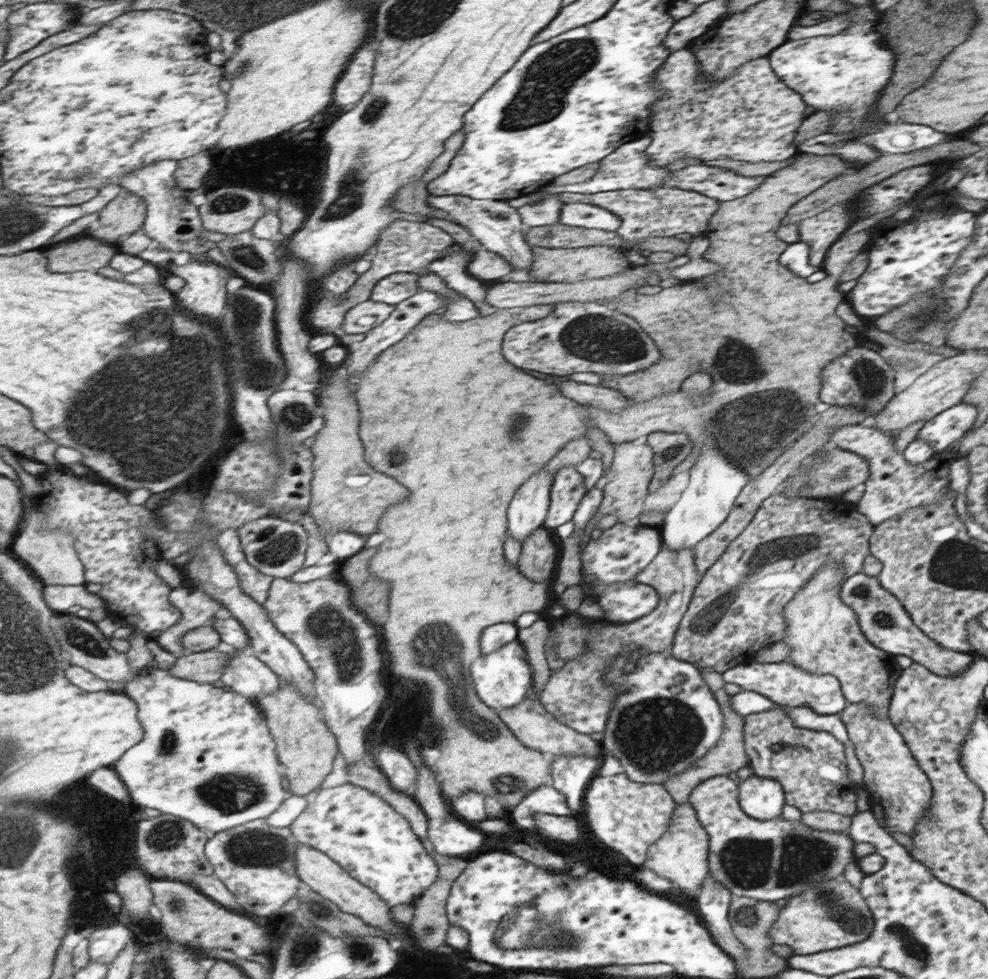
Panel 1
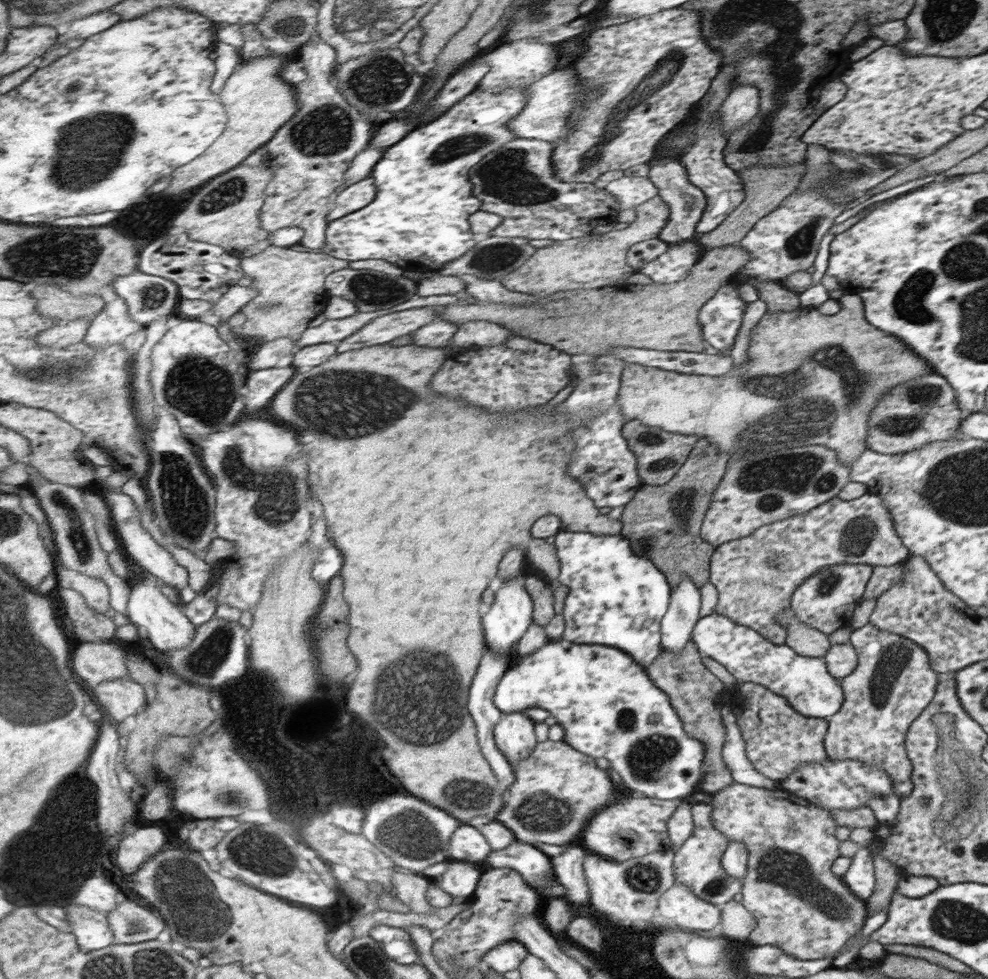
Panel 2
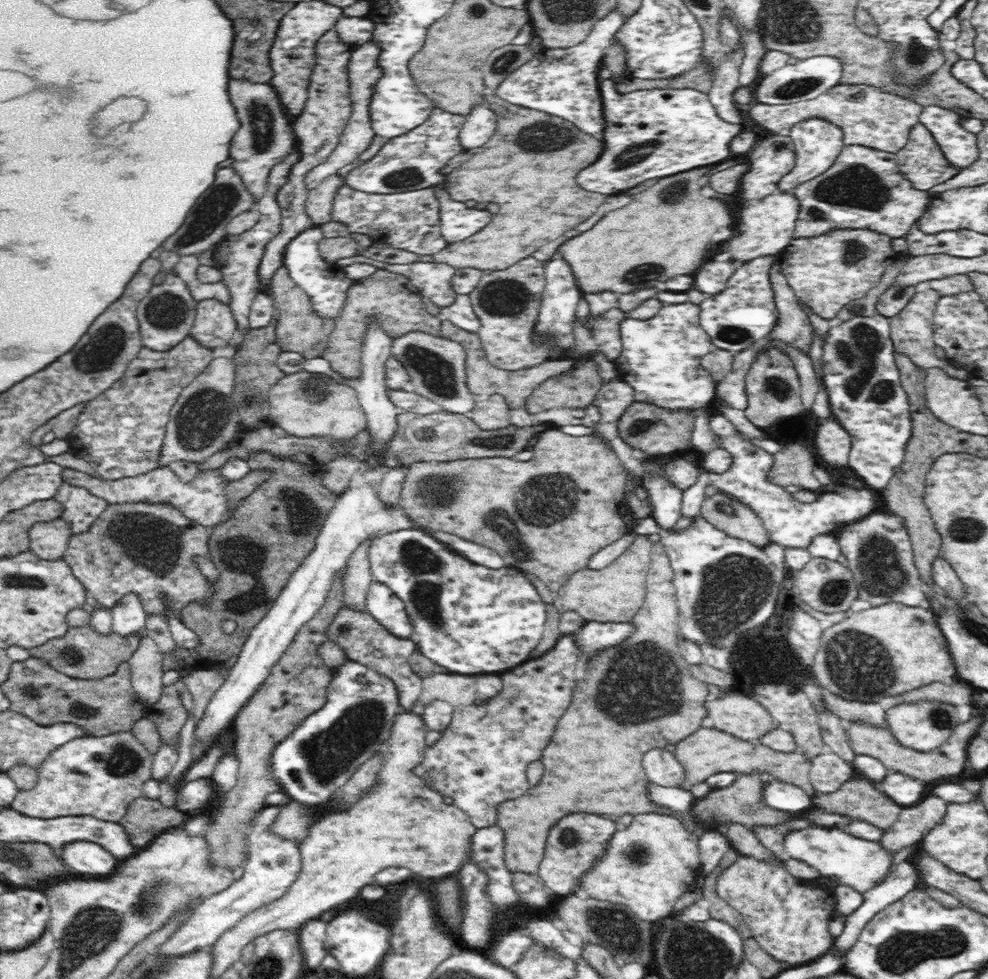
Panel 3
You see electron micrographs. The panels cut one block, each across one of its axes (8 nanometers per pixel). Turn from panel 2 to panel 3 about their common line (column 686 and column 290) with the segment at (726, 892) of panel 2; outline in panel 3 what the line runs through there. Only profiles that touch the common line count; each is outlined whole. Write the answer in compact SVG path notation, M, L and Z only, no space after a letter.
M266 806L256 816L252 834L249 835L250 854L244 862L244 876L223 892L203 897L192 909L188 919L180 924L174 934L169 936L167 942L158 948L157 955L165 959L180 958L190 952L211 948L223 932L236 926L244 916L288 893L288 888L300 878L301 842L285 840L275 833L270 833L270 828L276 822L277 815L280 814L282 808L284 806Z

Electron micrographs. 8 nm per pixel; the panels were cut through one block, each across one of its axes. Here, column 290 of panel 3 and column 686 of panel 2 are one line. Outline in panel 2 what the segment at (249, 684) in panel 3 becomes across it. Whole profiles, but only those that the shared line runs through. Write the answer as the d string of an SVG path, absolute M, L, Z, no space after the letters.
M690 578L673 587L668 613L661 621L661 642L665 651L680 651L691 639L692 628L700 617L700 589Z

